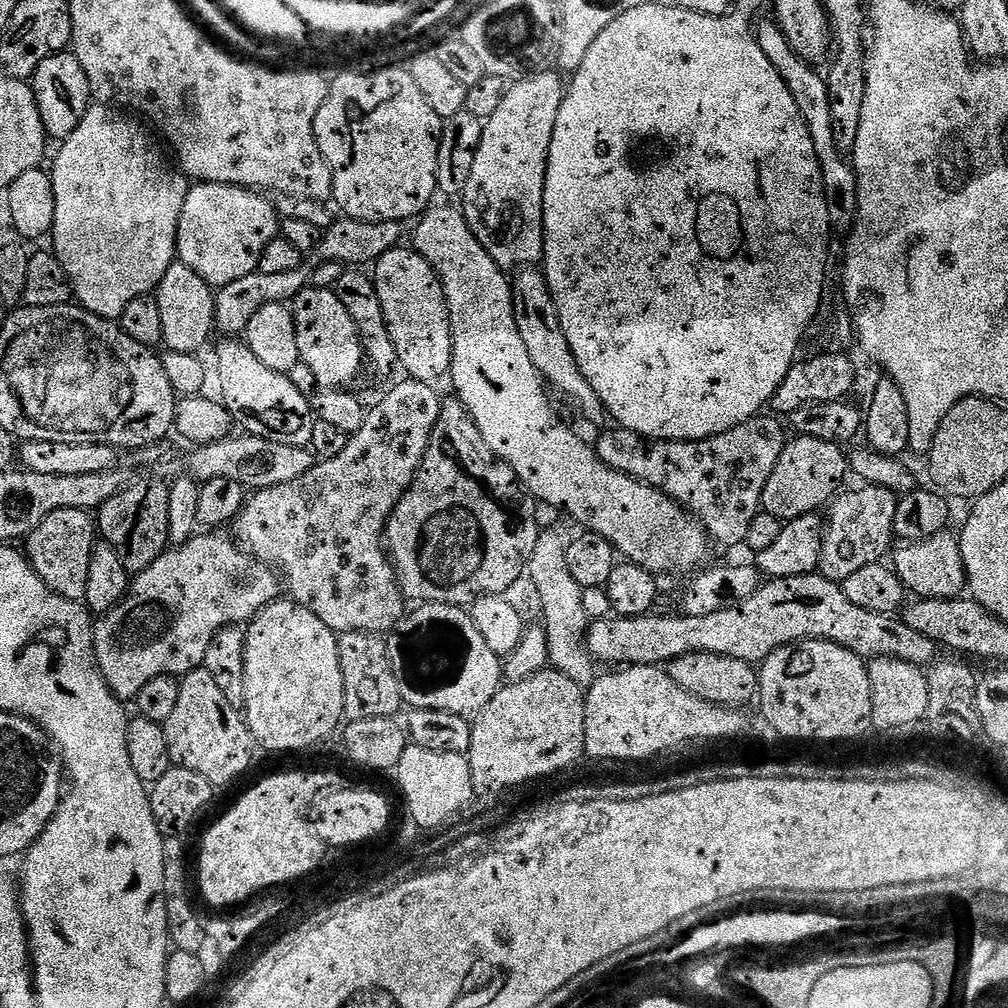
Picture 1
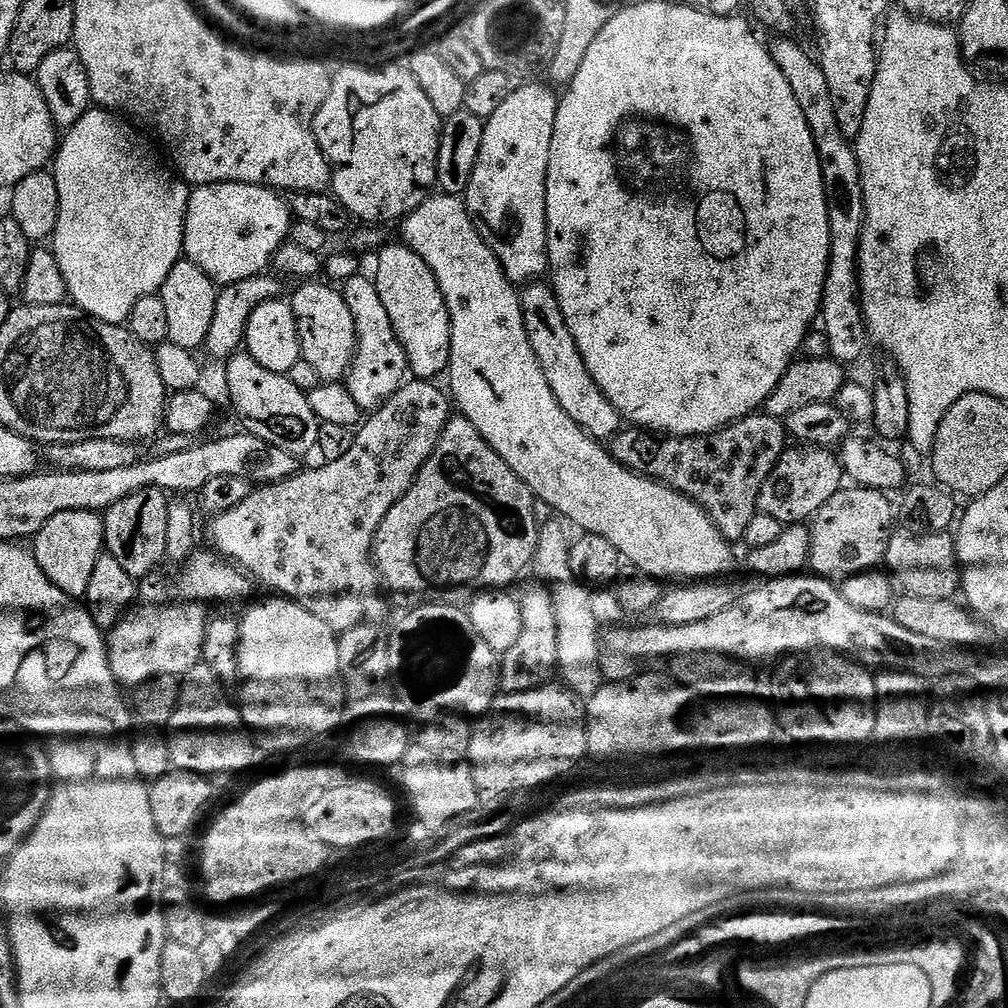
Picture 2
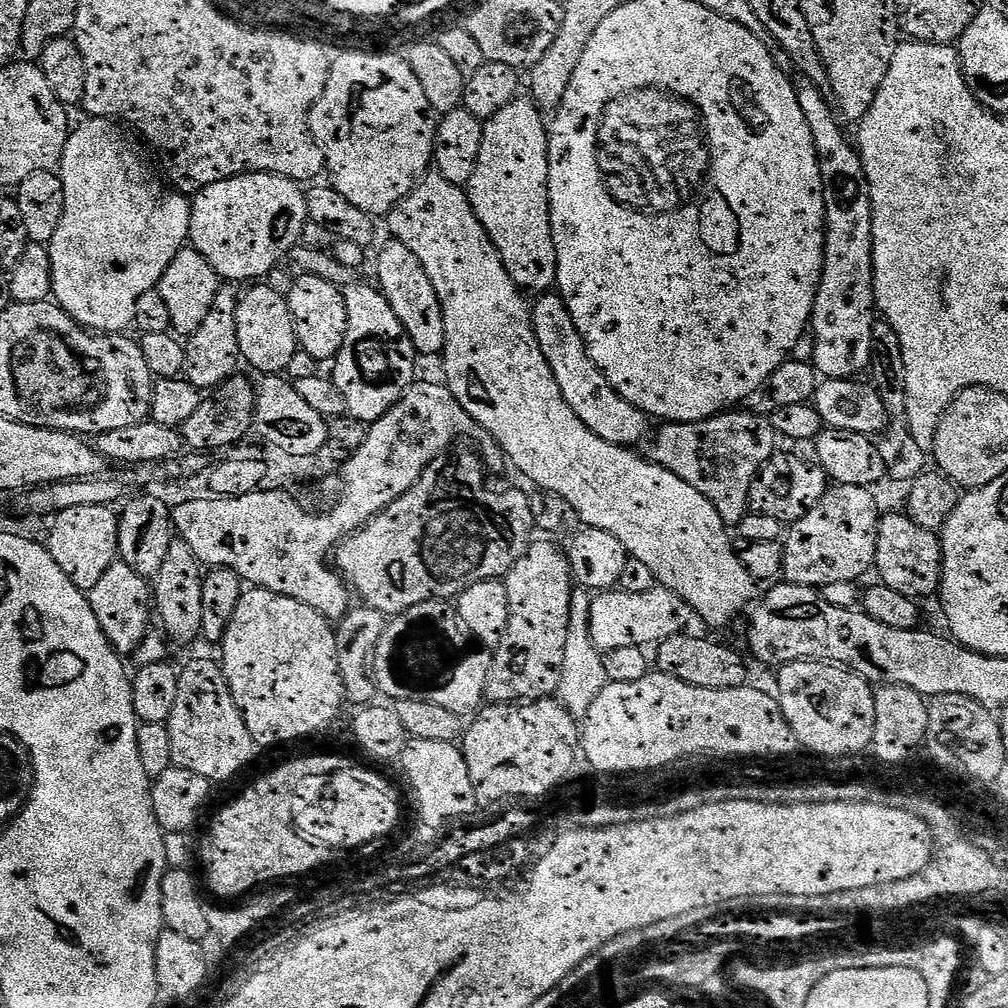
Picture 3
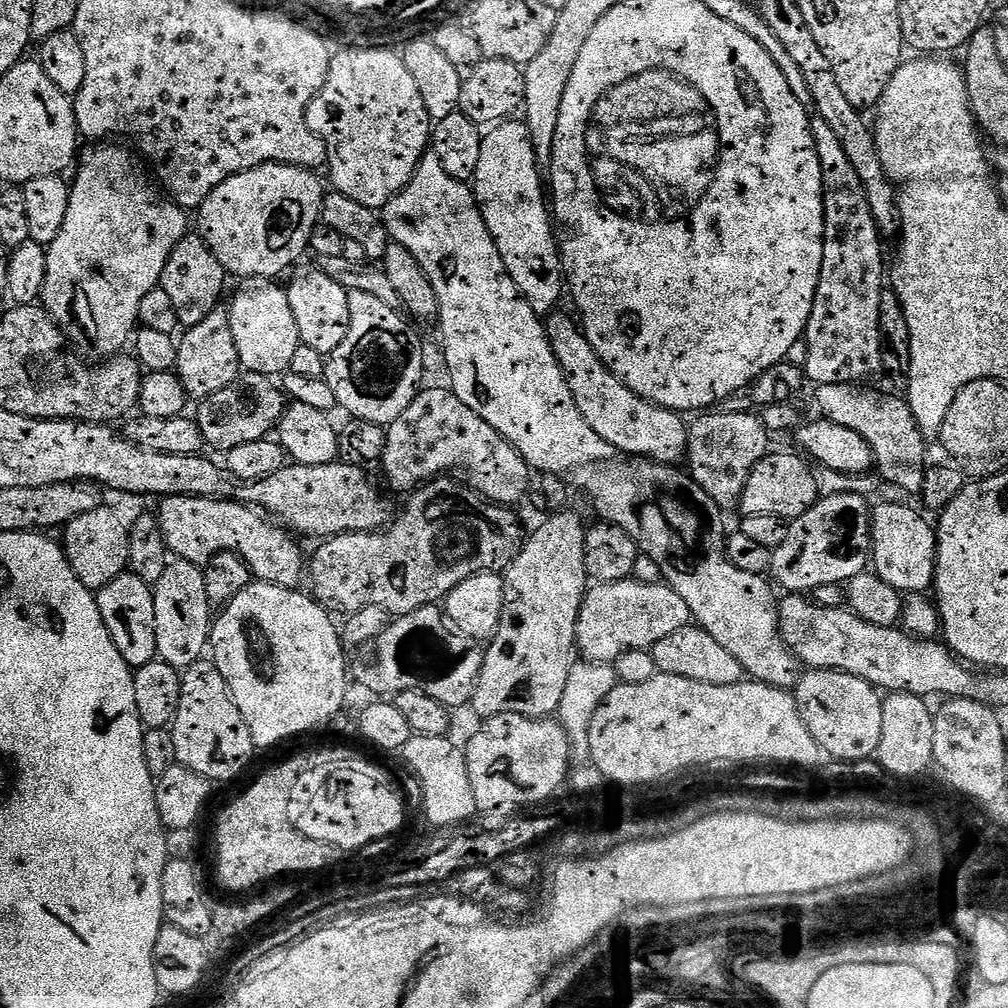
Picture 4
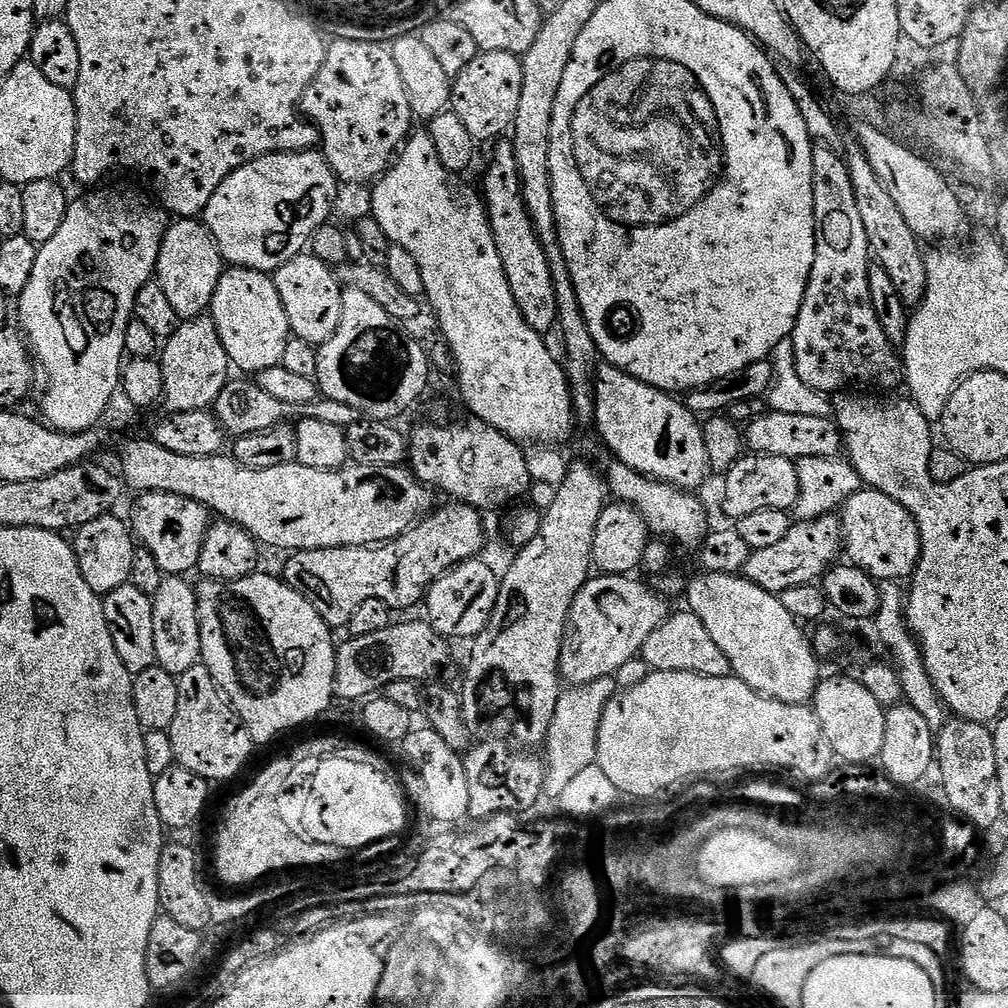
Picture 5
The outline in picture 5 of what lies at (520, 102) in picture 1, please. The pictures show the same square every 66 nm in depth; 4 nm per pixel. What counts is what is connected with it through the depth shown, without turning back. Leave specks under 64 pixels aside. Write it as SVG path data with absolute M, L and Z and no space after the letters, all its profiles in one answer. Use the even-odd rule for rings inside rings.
M505 146L493 154L492 165L484 176L482 200L486 205L488 225L492 228L494 242L502 258L502 266L506 270L506 278L510 282L510 290L514 294L514 302L518 302L522 318L526 318L526 322L533 330L548 334L551 328L553 331L557 327L560 308L556 304L554 278L550 274L546 250L536 237L532 219L524 209L520 171L516 168L516 153L511 147Z

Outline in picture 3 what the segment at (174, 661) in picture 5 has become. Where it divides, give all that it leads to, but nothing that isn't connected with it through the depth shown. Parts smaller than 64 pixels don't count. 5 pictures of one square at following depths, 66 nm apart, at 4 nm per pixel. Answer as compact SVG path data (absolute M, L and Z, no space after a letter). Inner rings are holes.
M175 537L167 550L165 561L162 562L162 569L154 578L152 602L167 634L165 637L178 646L188 646L201 637L203 577L201 565L190 546L180 537Z

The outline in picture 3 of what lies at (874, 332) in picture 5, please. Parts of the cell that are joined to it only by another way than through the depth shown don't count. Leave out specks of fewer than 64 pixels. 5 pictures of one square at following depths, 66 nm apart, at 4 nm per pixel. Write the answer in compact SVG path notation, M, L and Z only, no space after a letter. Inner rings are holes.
M801 83L796 89L798 106L802 106L802 114L806 114L806 126L810 126L810 134L814 138L814 150L824 187L824 269L812 307L810 336L816 339L816 345L812 348L810 360L821 377L850 380L859 377L859 372L869 371L872 362L872 327L878 321L872 269L872 196L868 193L868 179L859 151L853 141L851 144L844 137L840 129L841 121L829 97L825 93L824 96L812 84Z

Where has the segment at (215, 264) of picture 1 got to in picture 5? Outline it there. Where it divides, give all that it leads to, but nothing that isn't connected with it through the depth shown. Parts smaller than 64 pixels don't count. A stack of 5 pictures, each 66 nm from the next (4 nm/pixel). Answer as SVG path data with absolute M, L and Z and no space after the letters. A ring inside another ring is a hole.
M309 150L306 152L275 152L269 156L258 158L254 162L250 162L246 166L242 166L238 170L234 170L234 174L230 174L230 178L226 178L214 190L214 194L210 198L210 202L204 207L202 213L202 223L207 228L208 233L212 236L212 240L216 243L216 249L220 251L225 265L234 268L249 268L250 270L258 270L259 272L275 273L277 268L282 267L286 262L290 262L296 256L301 255L309 247L312 236L322 225L329 223L332 217L332 203L336 200L336 187L338 181L332 167L328 165L328 159L324 157L323 151Z

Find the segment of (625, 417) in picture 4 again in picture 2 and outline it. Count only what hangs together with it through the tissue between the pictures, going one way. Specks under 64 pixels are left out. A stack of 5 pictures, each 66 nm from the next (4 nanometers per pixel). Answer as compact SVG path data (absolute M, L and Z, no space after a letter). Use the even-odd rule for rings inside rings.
M532 282L520 292L520 305L526 322L526 334L530 338L530 346L534 346L534 354L546 374L546 382L550 382L550 390L554 390L554 398L582 426L582 430L601 442L611 441L622 428L622 417L617 408L602 394L598 382L590 378L590 370L586 370L586 362L582 362L582 354L574 342L574 334L570 334L570 326L566 326L566 318L560 309L555 292L544 282Z

